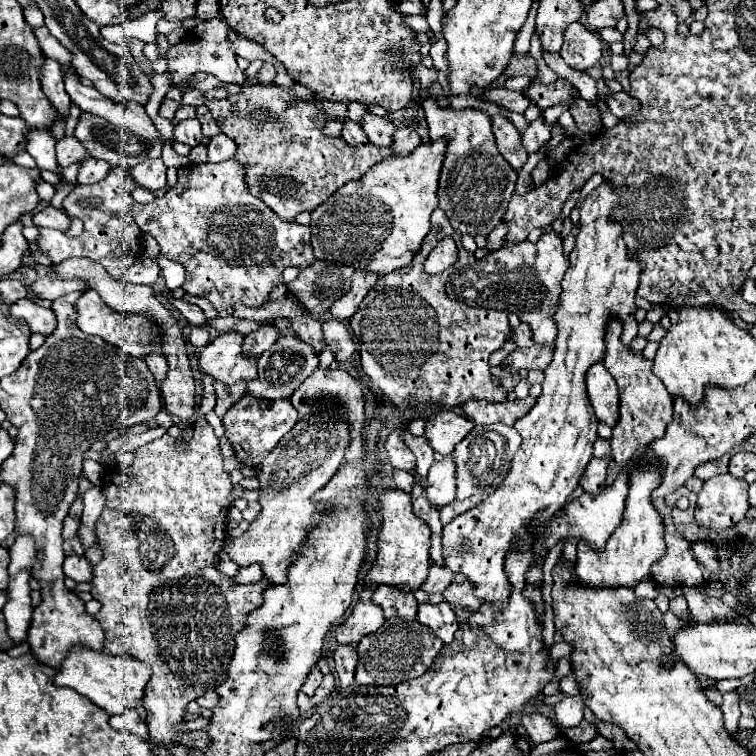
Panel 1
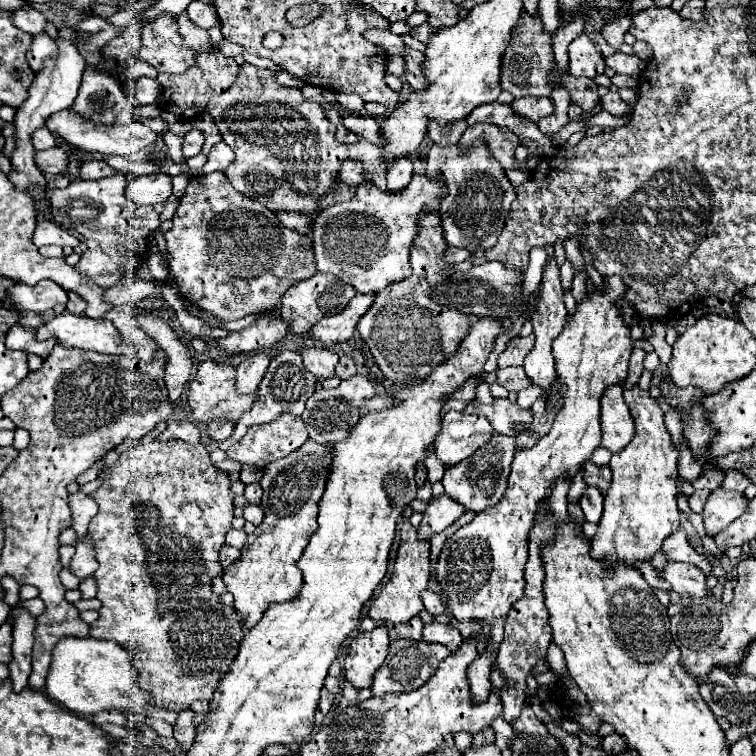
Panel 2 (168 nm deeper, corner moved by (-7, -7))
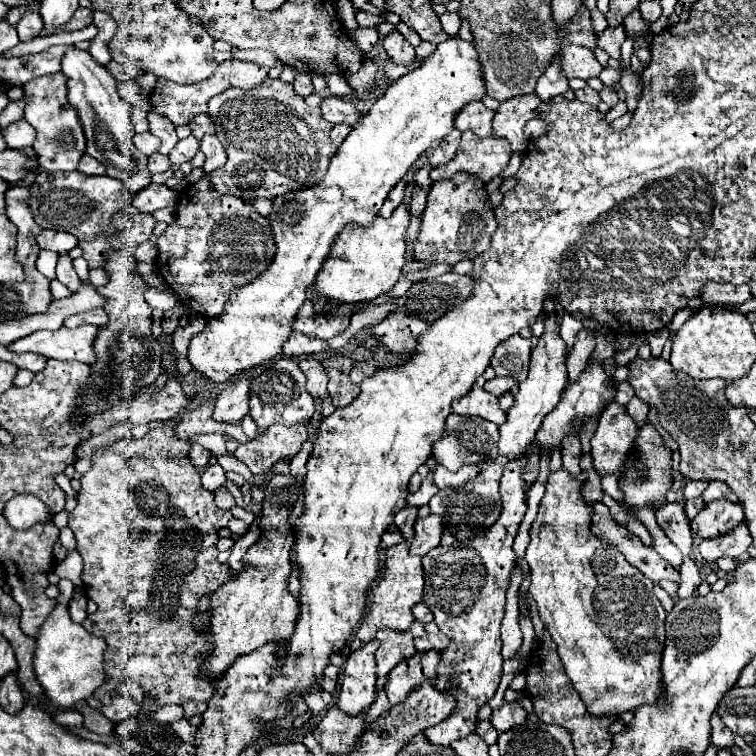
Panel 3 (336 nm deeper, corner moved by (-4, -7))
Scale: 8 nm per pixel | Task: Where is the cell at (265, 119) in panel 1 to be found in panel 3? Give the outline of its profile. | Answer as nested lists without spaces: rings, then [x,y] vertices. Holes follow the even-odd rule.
[[[265,80],[261,88],[253,92],[241,92],[239,88],[229,88],[227,92],[209,100],[209,116],[215,122],[217,138],[221,140],[227,162],[223,168],[207,174],[211,186],[221,194],[231,194],[239,198],[269,198],[281,196],[285,192],[297,192],[301,188],[313,186],[327,172],[329,160],[335,156],[337,146],[331,142],[331,124],[321,116],[319,108],[305,104],[303,96],[293,92],[293,86],[281,80]]]

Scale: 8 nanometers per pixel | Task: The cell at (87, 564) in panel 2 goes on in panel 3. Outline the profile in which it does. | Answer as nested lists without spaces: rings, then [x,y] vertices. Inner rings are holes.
[[[69,580],[59,582],[59,596],[55,598],[55,608],[41,624],[39,634],[35,638],[35,656],[33,656],[33,670],[43,686],[47,698],[59,708],[71,708],[73,704],[87,700],[105,680],[103,668],[103,652],[105,640],[99,636],[89,634],[81,624],[75,624],[69,618],[69,600],[73,594],[73,584]]]

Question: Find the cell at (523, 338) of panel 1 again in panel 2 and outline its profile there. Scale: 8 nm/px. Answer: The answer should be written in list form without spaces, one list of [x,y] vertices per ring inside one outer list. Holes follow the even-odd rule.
[[[534,334],[526,336],[526,338],[512,338],[506,346],[506,350],[498,356],[498,368],[506,368],[506,366],[522,366],[526,354],[530,352],[530,348],[534,346]]]

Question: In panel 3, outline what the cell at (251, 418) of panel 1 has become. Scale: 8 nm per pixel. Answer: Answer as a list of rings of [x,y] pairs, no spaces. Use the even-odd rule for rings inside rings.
[[[273,424],[259,438],[241,444],[233,456],[241,460],[253,474],[269,472],[281,458],[293,458],[307,438],[307,428],[297,426],[281,426]]]

